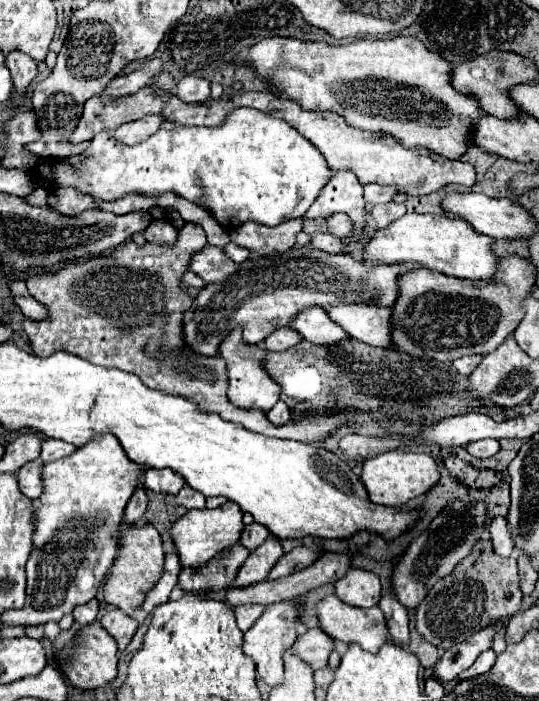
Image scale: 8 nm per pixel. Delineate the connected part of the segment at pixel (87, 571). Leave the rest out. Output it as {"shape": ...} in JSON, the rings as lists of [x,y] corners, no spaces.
{"shape":[[[100,436],[100,440],[92,440],[84,448],[76,448],[72,456],[54,462],[42,462],[42,482],[44,492],[34,502],[34,548],[30,552],[26,574],[26,606],[22,610],[8,610],[2,614],[4,626],[30,626],[30,624],[46,624],[50,620],[58,622],[62,616],[72,614],[74,606],[86,604],[98,592],[98,586],[104,582],[110,566],[116,558],[118,548],[118,526],[124,520],[124,508],[132,498],[138,476],[144,472],[142,464],[132,464],[128,456],[124,456],[120,442],[114,436]]]}

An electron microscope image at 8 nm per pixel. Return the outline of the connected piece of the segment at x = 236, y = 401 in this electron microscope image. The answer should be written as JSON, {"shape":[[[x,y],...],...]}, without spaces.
{"shape":[[[240,330],[230,332],[222,340],[220,354],[224,356],[226,366],[228,366],[228,378],[230,378],[228,398],[232,400],[234,406],[238,406],[238,408],[260,408],[260,410],[268,412],[280,400],[280,386],[270,378],[270,374],[264,368],[266,352],[258,346],[244,344],[244,338],[240,336]]]}

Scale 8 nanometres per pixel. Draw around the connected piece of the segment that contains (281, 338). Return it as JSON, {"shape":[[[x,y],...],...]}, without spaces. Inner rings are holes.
{"shape":[[[280,328],[264,340],[264,348],[270,352],[282,352],[282,350],[296,346],[300,340],[302,340],[302,336],[294,328]]]}

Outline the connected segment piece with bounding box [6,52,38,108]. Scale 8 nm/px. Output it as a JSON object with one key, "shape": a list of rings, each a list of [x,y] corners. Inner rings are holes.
{"shape":[[[10,52],[6,56],[6,66],[12,74],[12,82],[14,82],[14,98],[10,102],[10,106],[22,106],[24,104],[24,94],[26,88],[30,86],[30,82],[36,78],[38,74],[38,64],[22,52]]]}

